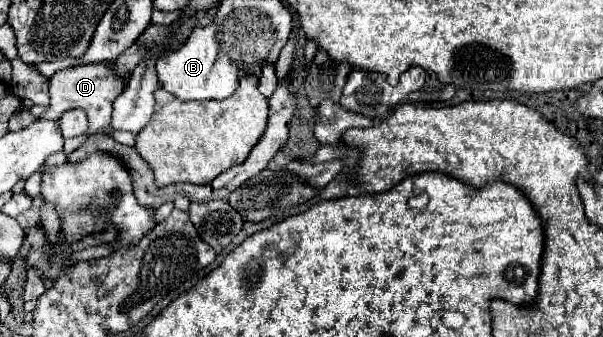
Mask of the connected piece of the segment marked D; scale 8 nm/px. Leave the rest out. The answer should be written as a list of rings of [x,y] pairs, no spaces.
[[[81,64],[59,70],[53,78],[49,78],[49,98],[55,108],[53,118],[61,118],[61,114],[69,108],[83,108],[89,116],[89,134],[105,130],[111,122],[111,104],[123,92],[123,86],[123,80],[107,64]]]

